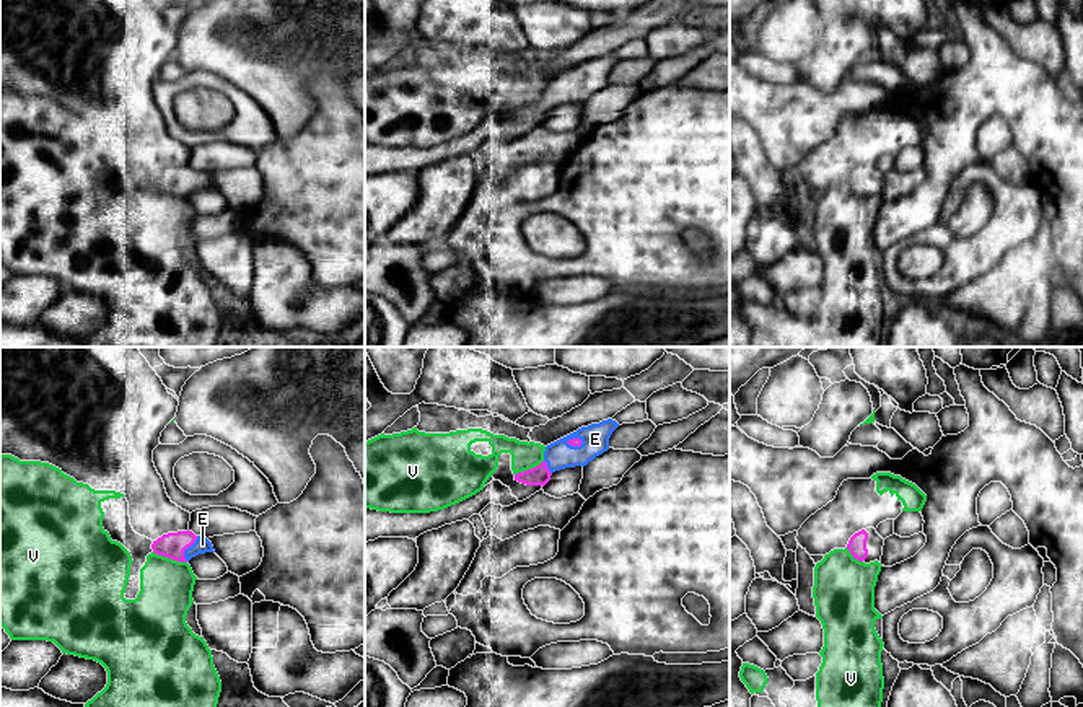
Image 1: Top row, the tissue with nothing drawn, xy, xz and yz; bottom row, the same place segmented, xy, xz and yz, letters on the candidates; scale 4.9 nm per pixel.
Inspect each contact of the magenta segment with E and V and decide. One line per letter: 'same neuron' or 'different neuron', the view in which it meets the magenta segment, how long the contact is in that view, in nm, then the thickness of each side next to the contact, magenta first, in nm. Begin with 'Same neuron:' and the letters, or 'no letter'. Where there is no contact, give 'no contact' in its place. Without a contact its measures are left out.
Same neuron: E
E: same neuron; meets magenta in xy; contact 140 nm long; 130 nm thick on the magenta side, 80 nm on the other
V: different neuron; meets magenta in xy; contact 180 nm long; 130 nm thick on the magenta side, 260 nm on the other

